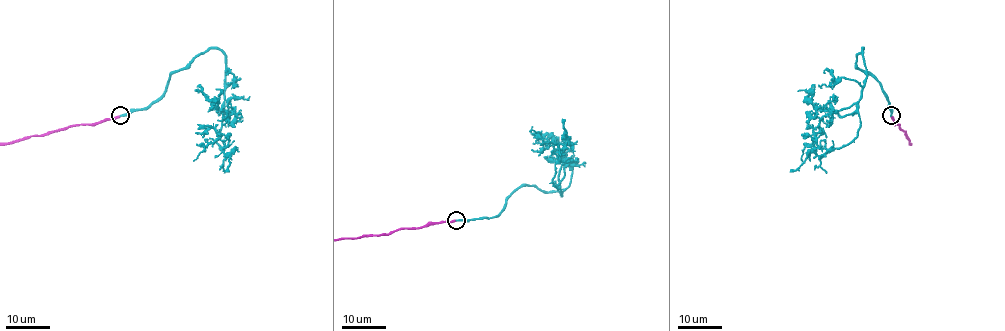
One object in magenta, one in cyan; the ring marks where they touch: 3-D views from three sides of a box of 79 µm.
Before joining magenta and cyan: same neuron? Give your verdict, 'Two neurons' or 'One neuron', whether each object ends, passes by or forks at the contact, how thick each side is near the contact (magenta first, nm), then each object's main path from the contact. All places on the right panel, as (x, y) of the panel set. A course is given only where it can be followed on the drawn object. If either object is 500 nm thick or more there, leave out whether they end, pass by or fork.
One neuron. At the ring magenta ends. At the ring cyan ends. Thickness 280 nm (magenta) against 240 nm. Course of cyan: (891, 115), (881, 84), (856, 64), (863, 48), (858, 135), (823, 149), (815, 135), (803, 161)

